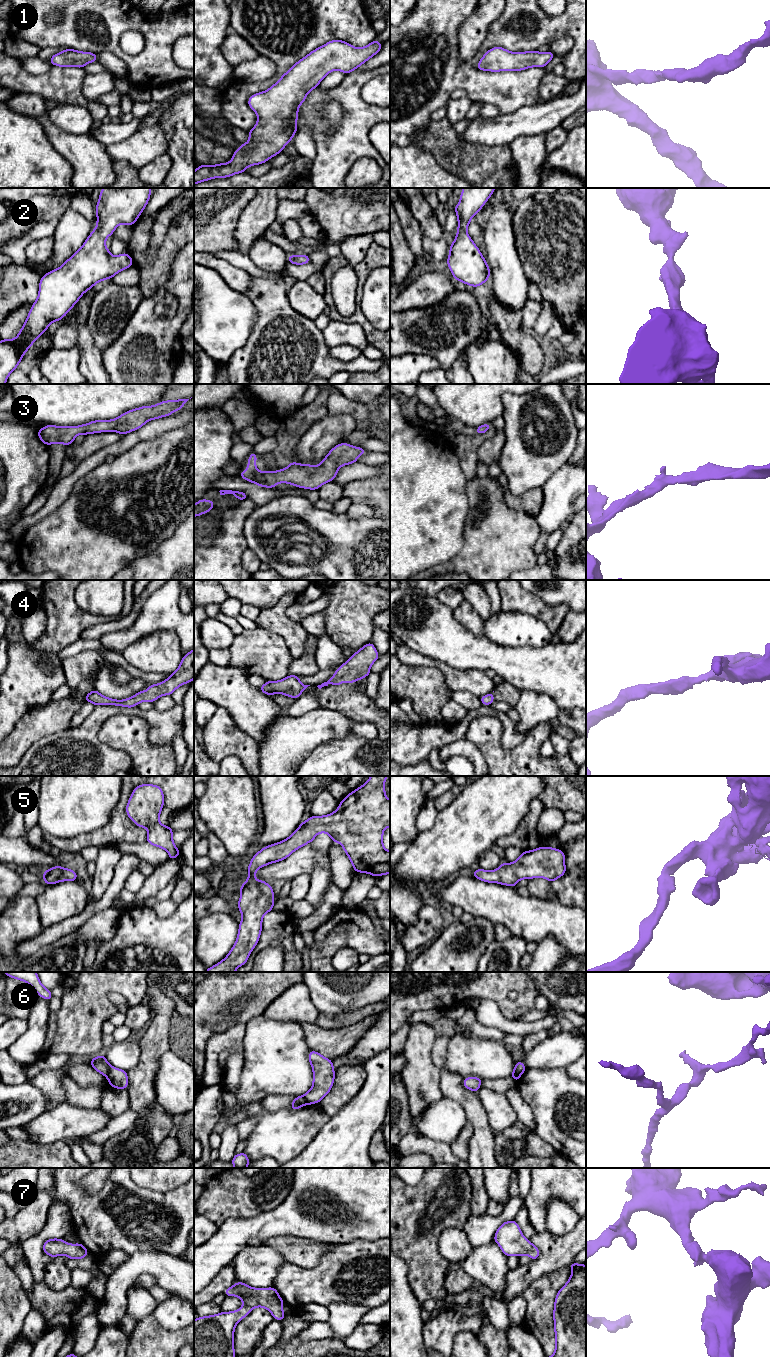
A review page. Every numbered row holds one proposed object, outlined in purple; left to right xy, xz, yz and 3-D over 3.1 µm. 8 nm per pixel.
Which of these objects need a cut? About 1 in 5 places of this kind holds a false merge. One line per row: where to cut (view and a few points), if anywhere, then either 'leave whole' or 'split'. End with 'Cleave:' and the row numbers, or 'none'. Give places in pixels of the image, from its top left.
1: no cut | leave whole
2: no cut | leave whole
3: no cut | leave whole
4: no cut | leave whole
5: no cut | leave whole
6: xy (110, 1066), (106, 1076) | split
7: no cut | leave whole
Cleave: 6

